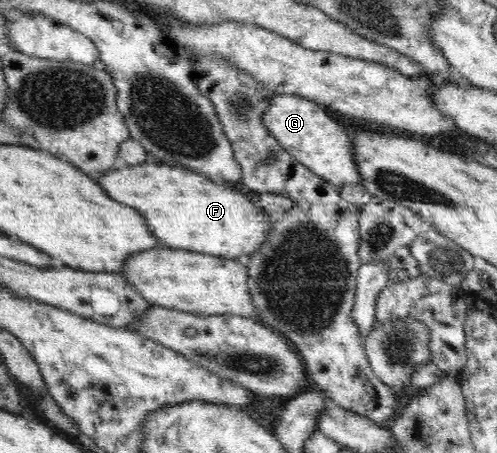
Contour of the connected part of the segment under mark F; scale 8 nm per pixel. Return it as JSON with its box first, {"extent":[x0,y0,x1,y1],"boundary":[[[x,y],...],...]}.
{"extent":[97,162,273,259],"boundary":[[[161,162],[141,163],[106,170],[97,182],[114,201],[133,207],[145,219],[159,243],[174,249],[235,259],[262,247],[273,224],[261,207],[249,201],[233,185],[214,183],[182,167]]]}

